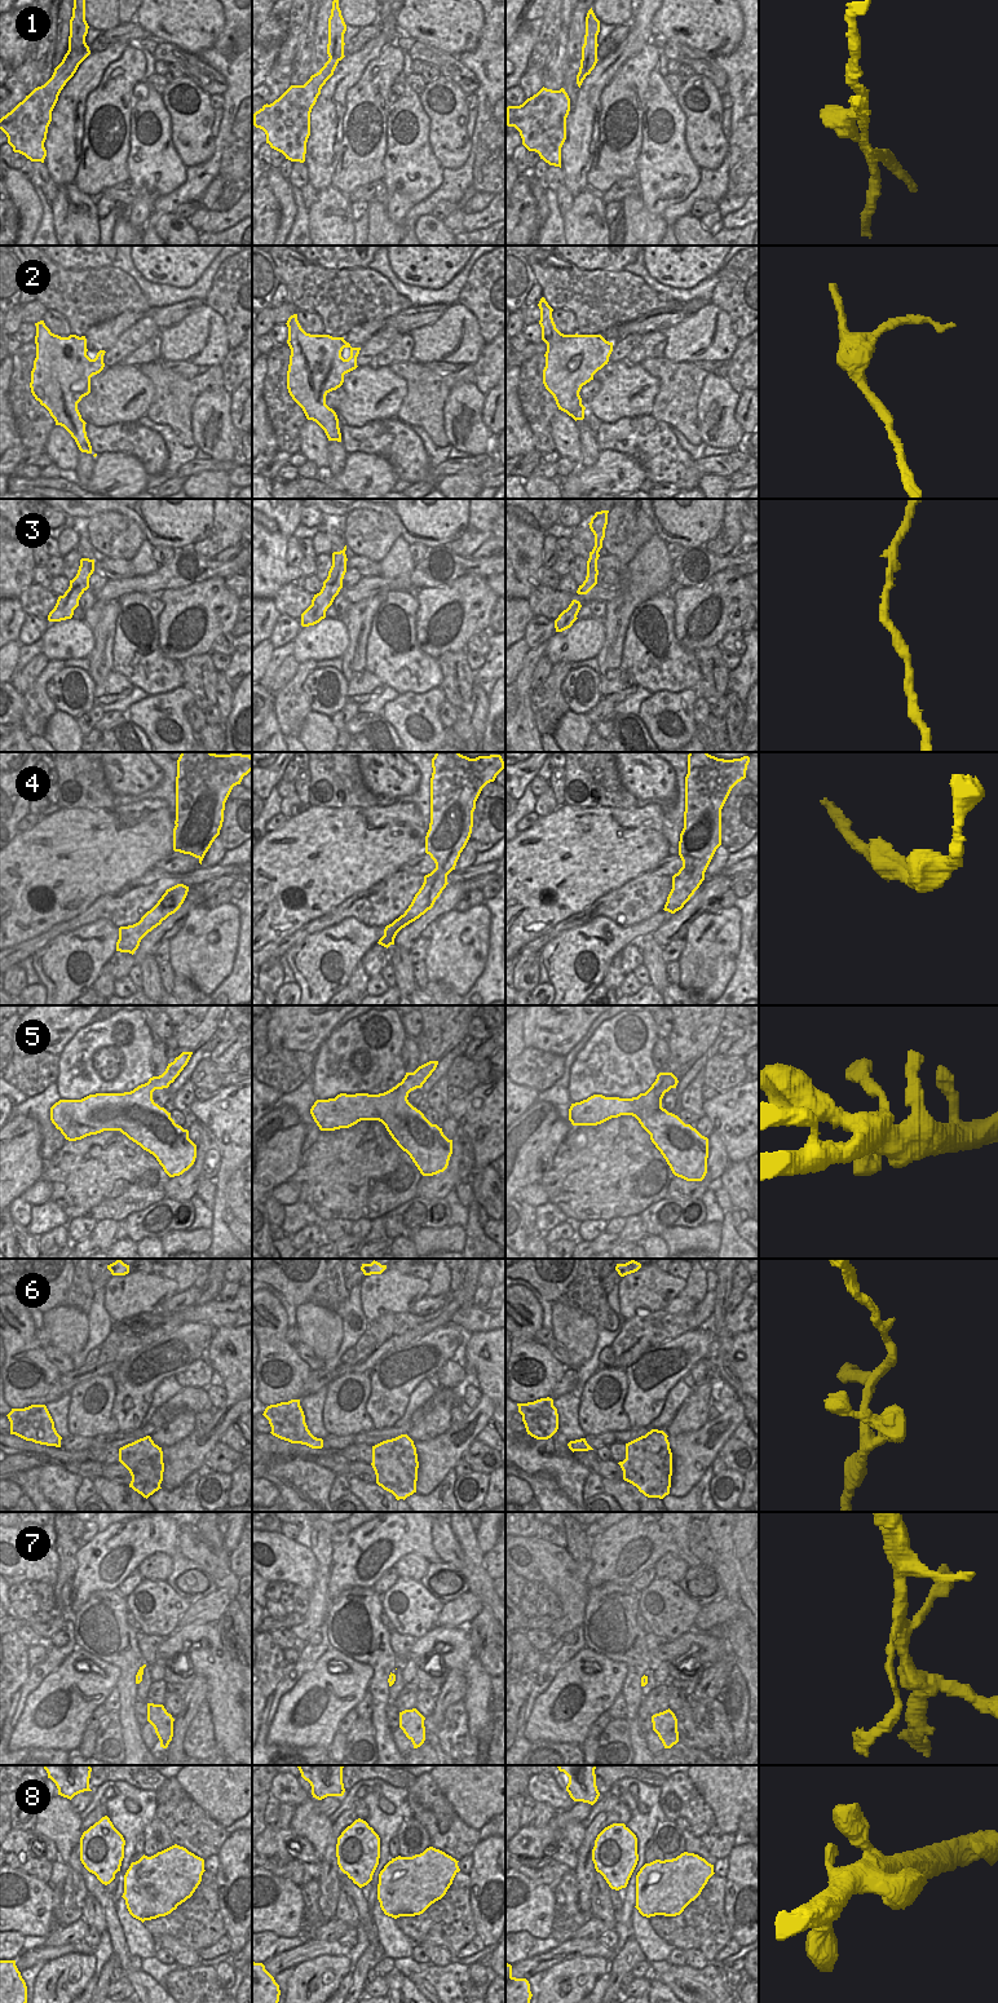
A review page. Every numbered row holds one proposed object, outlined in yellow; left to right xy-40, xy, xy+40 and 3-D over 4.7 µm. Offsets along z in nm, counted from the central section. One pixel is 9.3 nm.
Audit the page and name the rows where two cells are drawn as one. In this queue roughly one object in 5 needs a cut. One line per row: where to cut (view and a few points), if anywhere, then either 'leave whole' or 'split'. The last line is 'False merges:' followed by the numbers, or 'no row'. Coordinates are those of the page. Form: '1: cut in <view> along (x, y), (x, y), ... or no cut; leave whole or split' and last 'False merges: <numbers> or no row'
1: cut in xy-40 along (87, 45), (79, 49), (69, 49); split
2: no cut; leave whole
3: no cut; leave whole
4: no cut; leave whole
5: no cut; leave whole
6: no cut; leave whole
7: no cut; leave whole
8: no cut; leave whole
False merges: 1

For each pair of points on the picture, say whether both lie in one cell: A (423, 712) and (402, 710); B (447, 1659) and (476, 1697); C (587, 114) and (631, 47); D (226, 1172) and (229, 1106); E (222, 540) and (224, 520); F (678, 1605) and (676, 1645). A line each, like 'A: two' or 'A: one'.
A: one
B: one
C: one
D: one
E: one
F: two

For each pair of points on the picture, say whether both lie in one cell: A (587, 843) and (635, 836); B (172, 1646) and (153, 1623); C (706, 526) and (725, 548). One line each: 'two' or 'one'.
A: one
B: two
C: two

